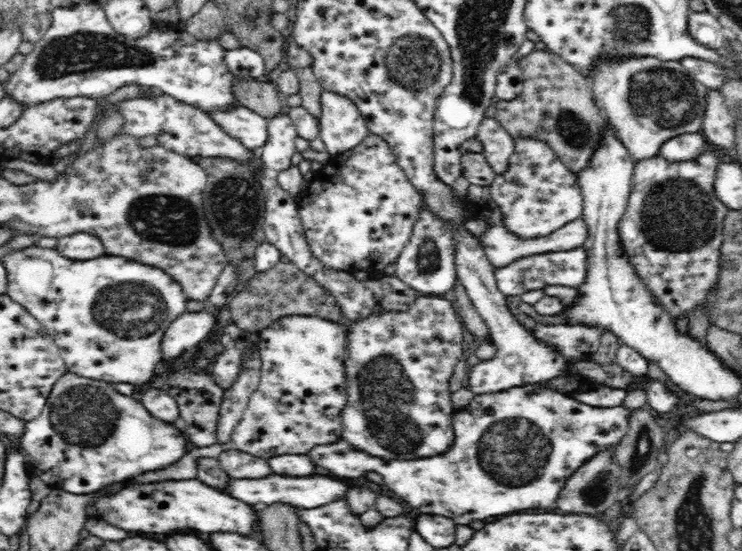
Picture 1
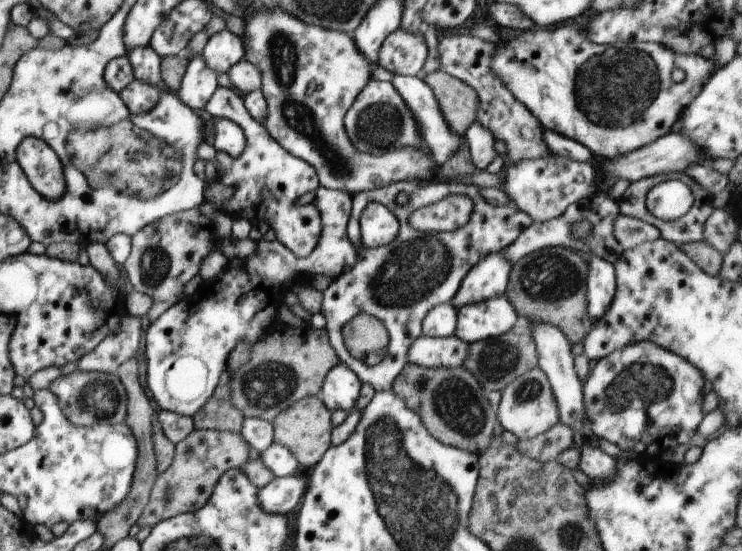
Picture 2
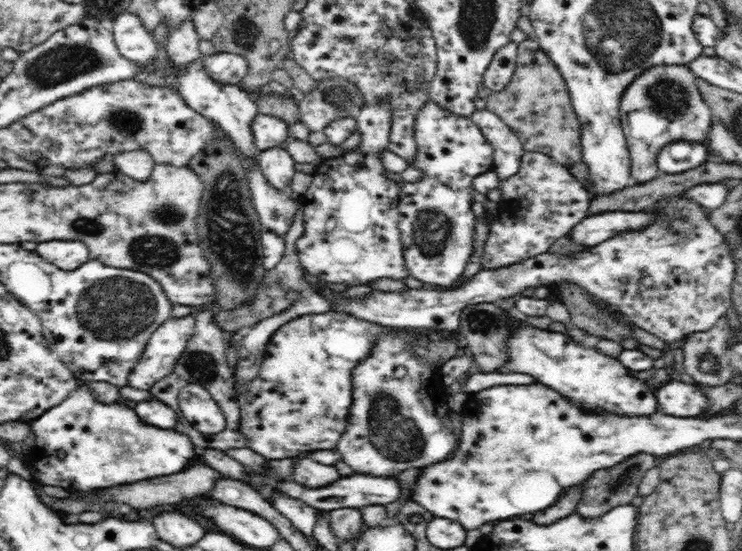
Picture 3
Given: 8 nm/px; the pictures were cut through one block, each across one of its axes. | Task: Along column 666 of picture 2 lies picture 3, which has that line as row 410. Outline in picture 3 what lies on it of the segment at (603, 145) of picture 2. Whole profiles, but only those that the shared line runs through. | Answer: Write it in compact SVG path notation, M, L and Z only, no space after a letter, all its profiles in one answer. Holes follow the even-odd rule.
M80 383L58 406L50 408L30 422L35 434L34 452L28 454L26 465L30 469L34 483L41 486L62 487L69 492L92 492L108 489L110 486L126 485L140 480L157 479L174 475L188 468L194 458L194 446L186 434L174 429L164 429L144 424L135 410L122 403L100 403L96 401L86 383ZM58 452L64 452L60 458Z

